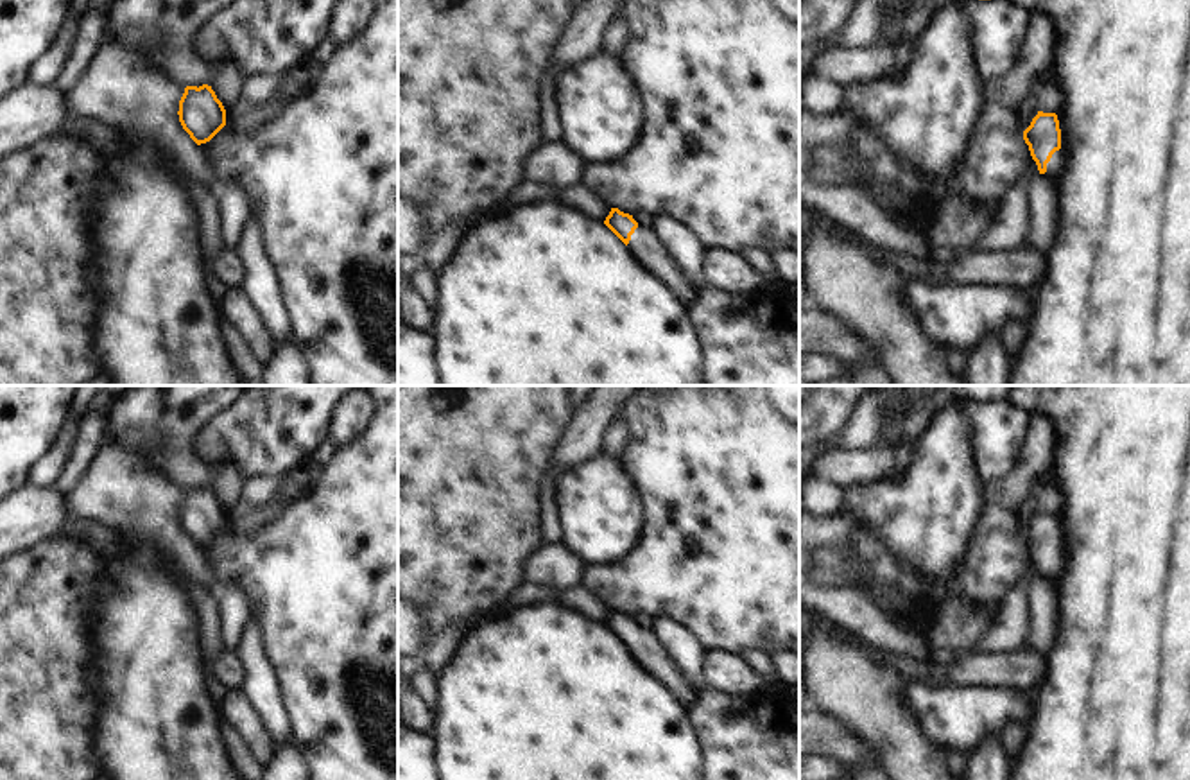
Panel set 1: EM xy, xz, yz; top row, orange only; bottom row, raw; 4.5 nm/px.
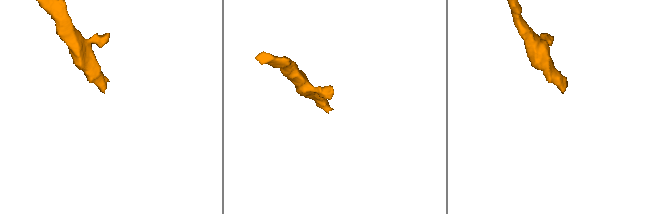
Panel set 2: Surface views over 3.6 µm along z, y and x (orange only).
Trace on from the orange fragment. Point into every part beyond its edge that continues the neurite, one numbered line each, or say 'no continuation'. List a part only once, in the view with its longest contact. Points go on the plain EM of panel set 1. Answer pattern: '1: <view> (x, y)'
1: yz (1056, 569)

